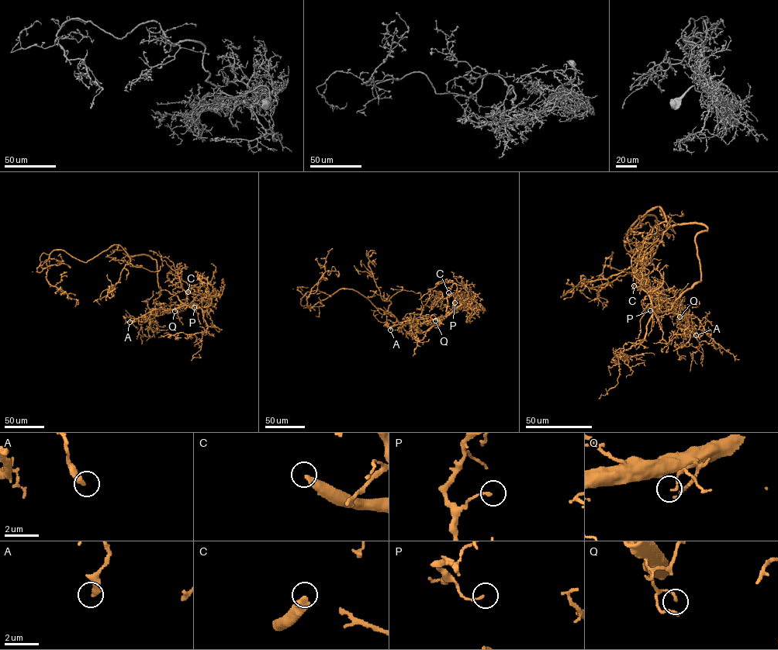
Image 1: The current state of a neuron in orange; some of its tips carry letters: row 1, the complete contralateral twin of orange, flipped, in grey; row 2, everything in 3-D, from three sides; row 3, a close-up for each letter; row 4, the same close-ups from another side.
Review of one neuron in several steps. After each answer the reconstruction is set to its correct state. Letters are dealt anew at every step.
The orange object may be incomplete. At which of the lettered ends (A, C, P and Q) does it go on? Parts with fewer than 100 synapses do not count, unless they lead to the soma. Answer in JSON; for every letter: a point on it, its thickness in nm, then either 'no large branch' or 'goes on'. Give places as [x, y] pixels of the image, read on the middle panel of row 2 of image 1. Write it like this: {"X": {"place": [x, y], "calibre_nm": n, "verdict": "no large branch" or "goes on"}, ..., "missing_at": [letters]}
{"A": {"place": [390, 330], "calibre_nm": 320, "verdict": "no large branch"}, "C": {"place": [448, 292], "calibre_nm": 420, "verdict": "goes on"}, "P": {"place": [454, 302], "calibre_nm": 130, "verdict": "no large branch"}, "Q": {"place": [435, 320], "calibre_nm": 120, "verdict": "no large branch"}, "missing_at": ["C"]}

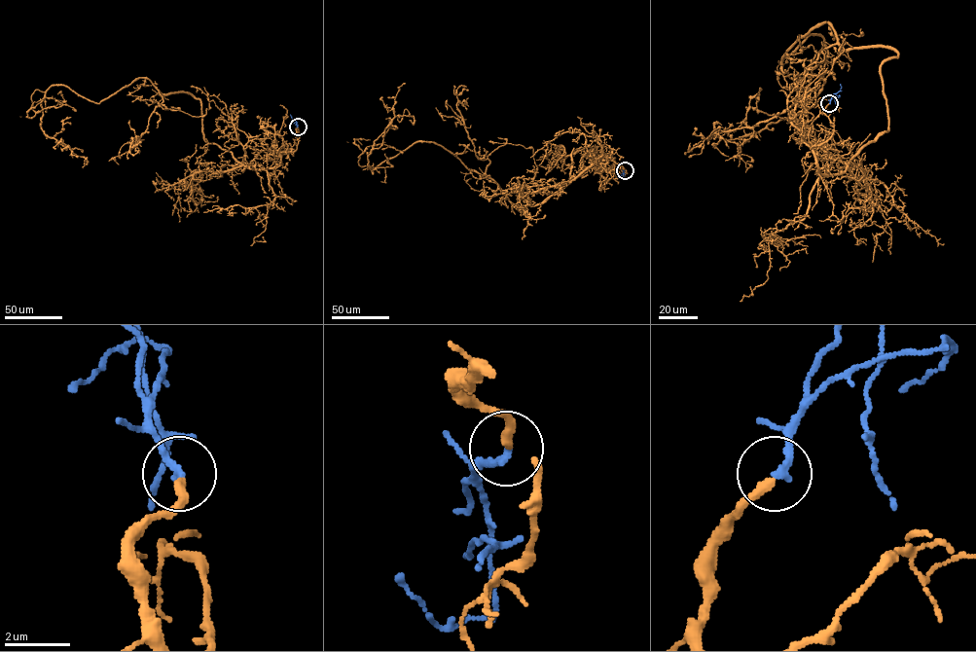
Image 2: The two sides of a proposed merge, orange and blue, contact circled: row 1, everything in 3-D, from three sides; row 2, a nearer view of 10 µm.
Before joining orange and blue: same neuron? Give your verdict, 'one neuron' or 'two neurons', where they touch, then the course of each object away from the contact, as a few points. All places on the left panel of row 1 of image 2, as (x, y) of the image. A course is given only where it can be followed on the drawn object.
one neuron | (298, 126) | orange via (298, 126), (249, 168), (189, 93), (52, 85), (41, 128), (78, 156) | blue via (298, 126), (290, 115)

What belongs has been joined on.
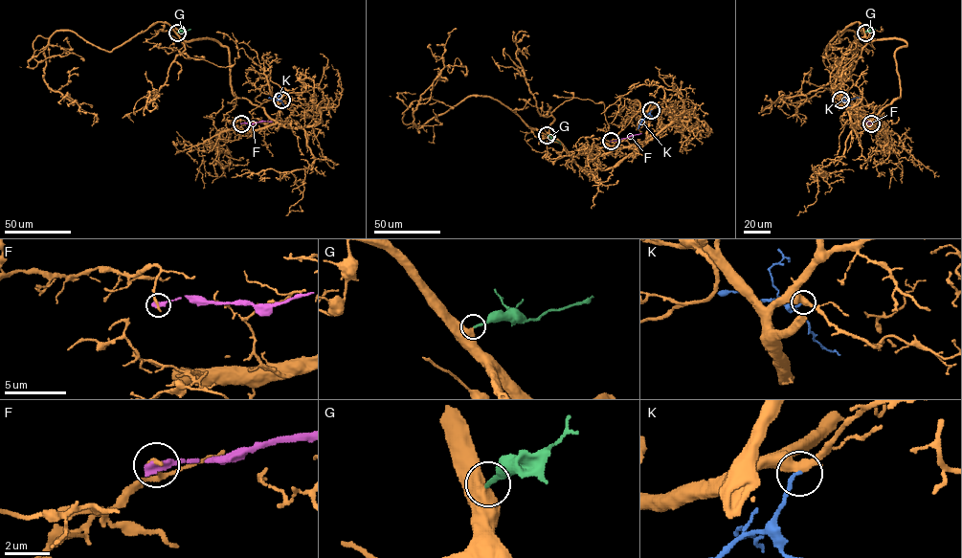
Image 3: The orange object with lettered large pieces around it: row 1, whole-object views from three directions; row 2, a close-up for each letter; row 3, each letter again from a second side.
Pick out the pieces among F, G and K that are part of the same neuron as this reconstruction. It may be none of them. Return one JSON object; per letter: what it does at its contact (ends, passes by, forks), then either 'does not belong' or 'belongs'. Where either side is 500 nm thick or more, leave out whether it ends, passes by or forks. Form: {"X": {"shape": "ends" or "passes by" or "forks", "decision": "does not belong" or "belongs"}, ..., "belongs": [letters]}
{"F": {"shape": "ends", "decision": "does not belong"}, "G": {"decision": "belongs"}, "K": {"shape": "ends", "decision": "belongs"}, "belongs": ["G", "K"]}

